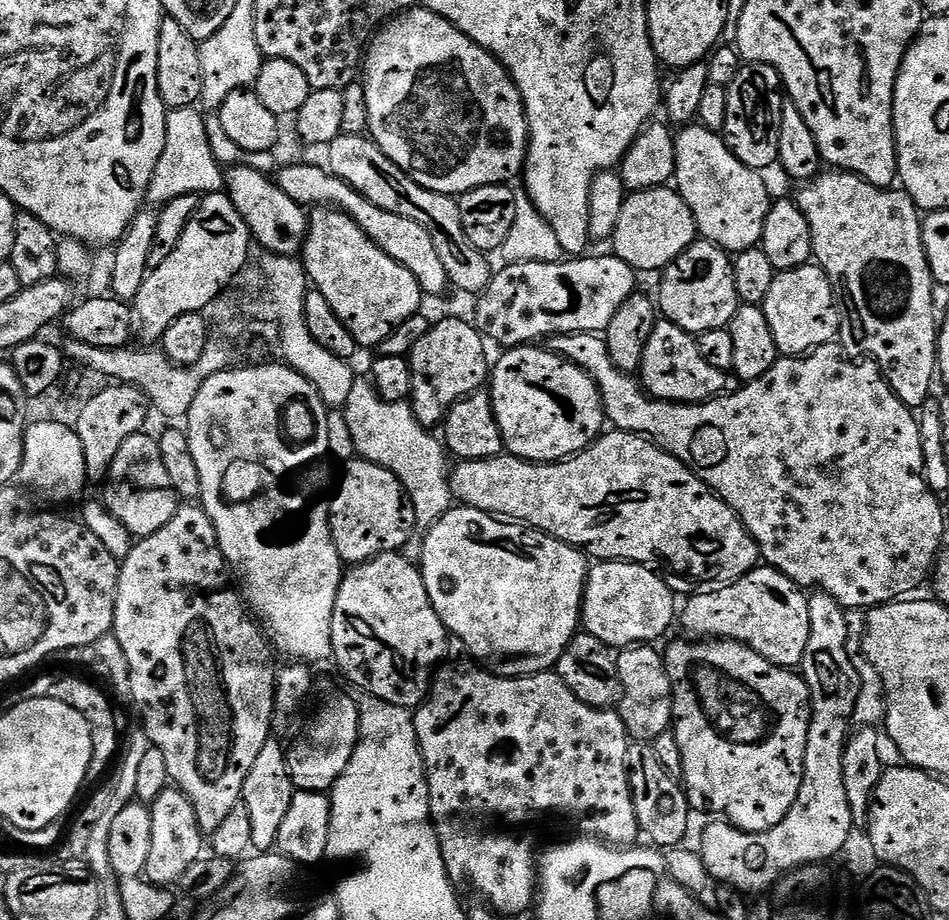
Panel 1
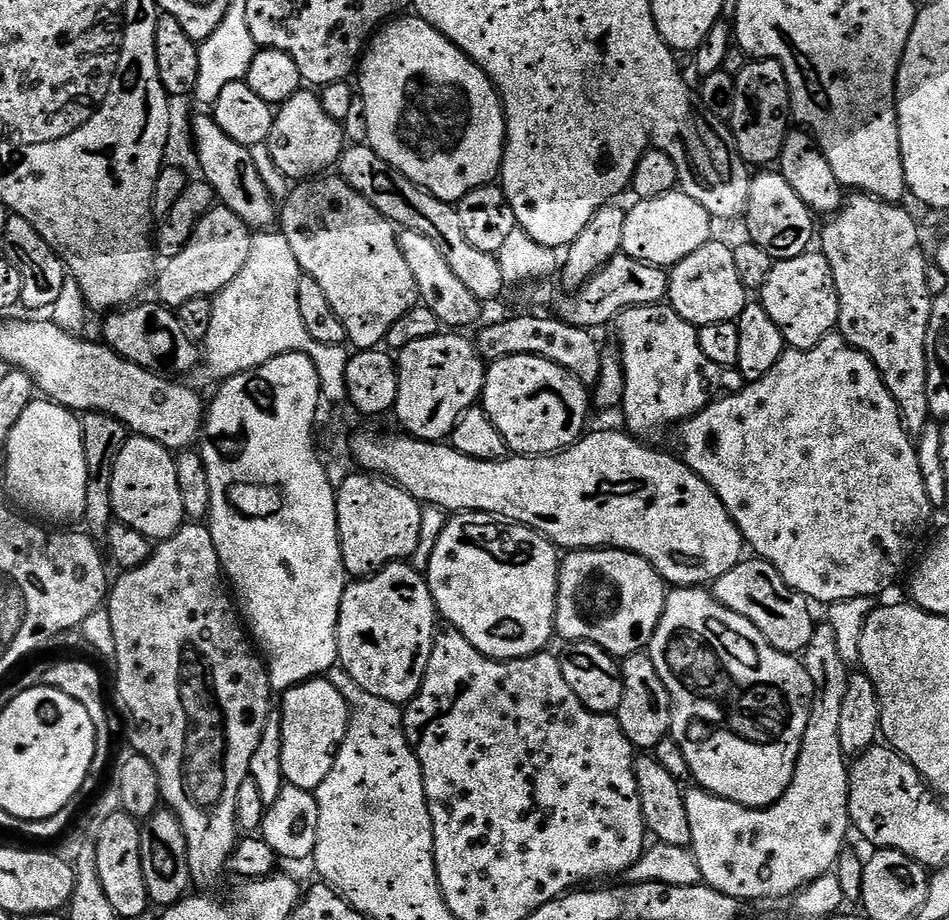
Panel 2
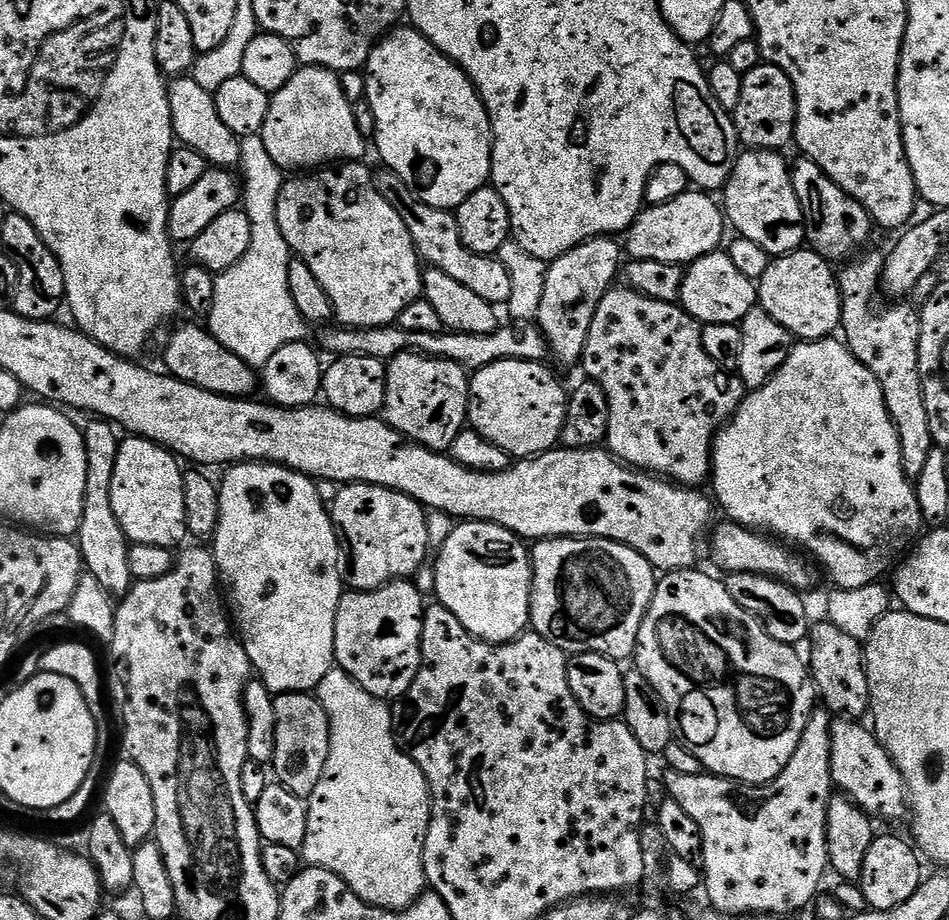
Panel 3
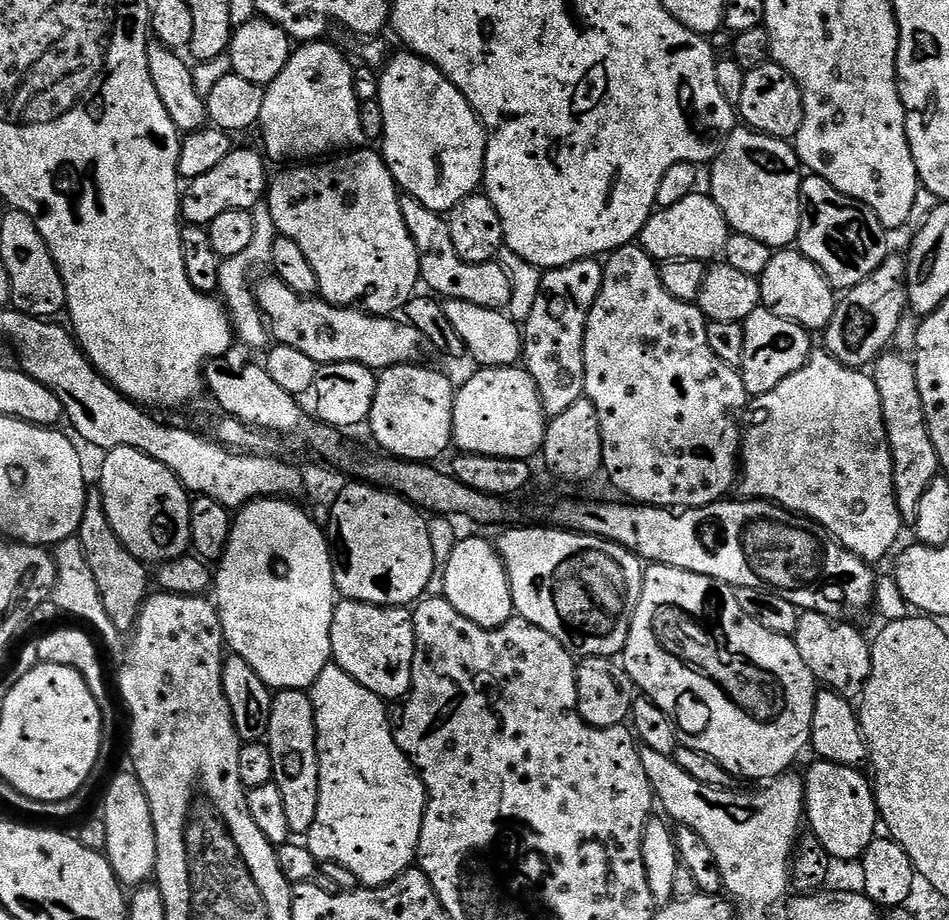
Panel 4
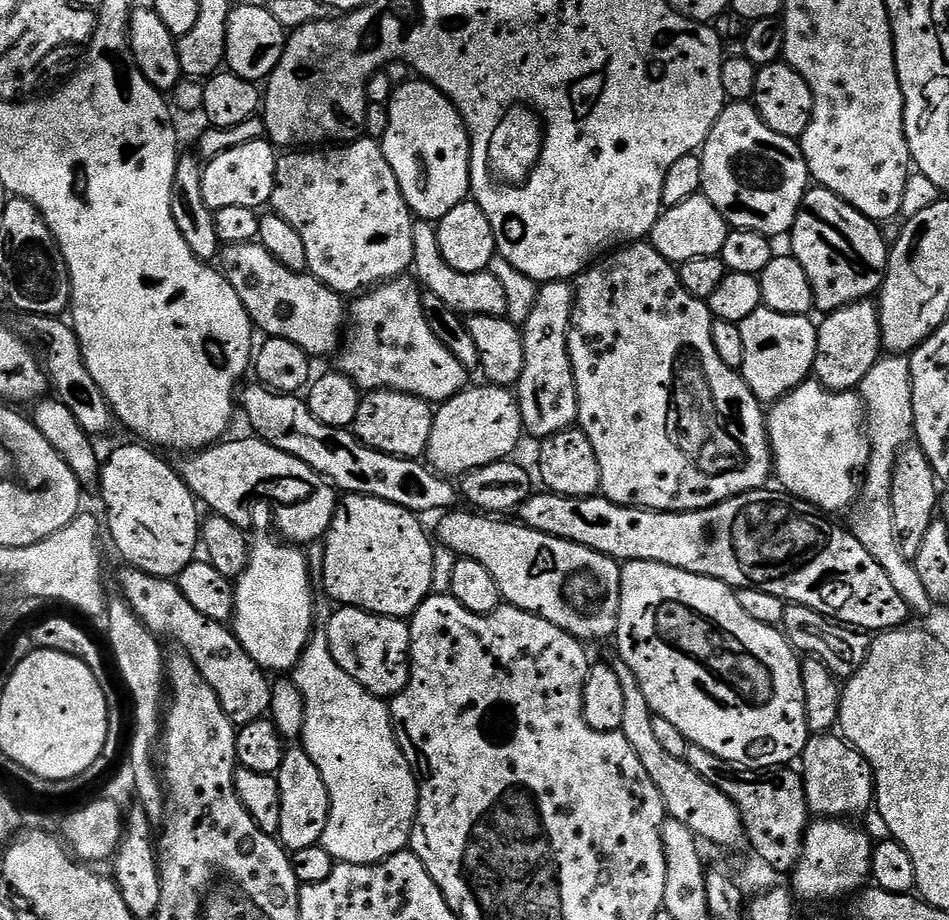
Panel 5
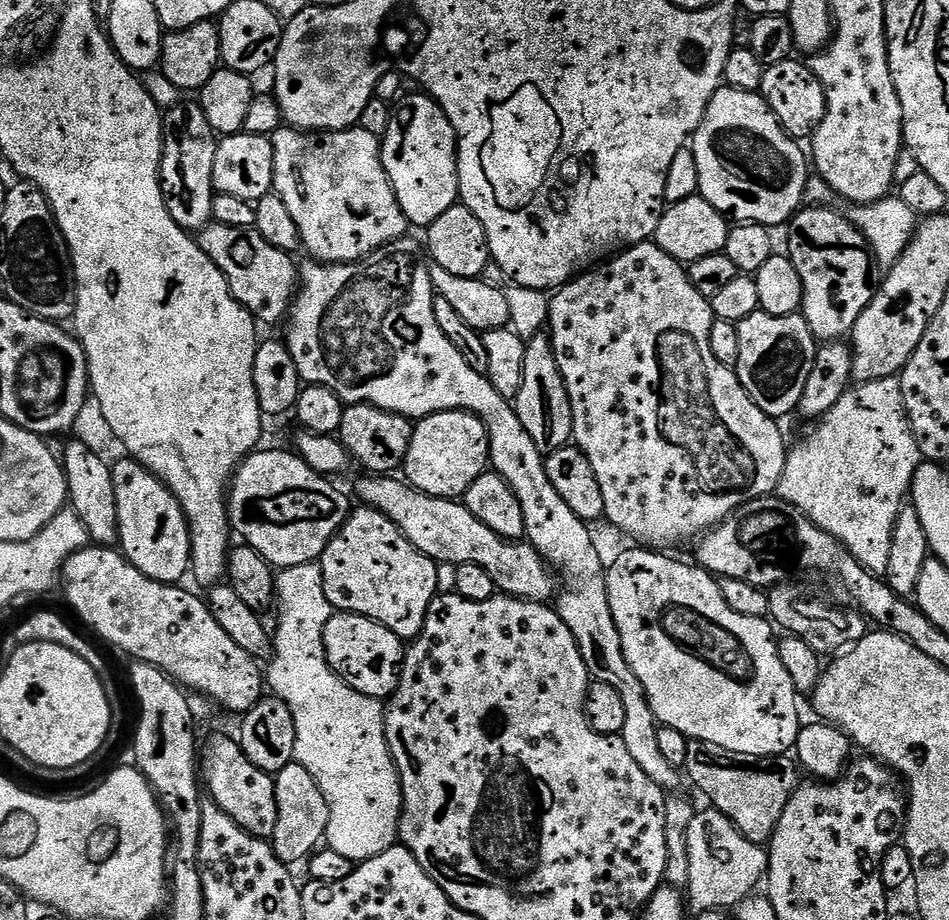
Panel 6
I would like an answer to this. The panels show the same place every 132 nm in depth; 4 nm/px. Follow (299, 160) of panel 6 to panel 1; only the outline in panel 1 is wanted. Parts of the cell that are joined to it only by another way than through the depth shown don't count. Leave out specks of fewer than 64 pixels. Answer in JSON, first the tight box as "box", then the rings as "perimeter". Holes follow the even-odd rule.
{"box":[302,206,422,349],"perimeter":[[[320,206],[309,215],[308,236],[304,239],[302,263],[304,271],[308,273],[311,287],[320,292],[322,298],[326,298],[326,302],[330,302],[334,314],[338,314],[338,318],[342,318],[346,330],[350,330],[350,334],[354,334],[357,345],[361,349],[375,349],[394,329],[402,326],[402,322],[406,322],[411,316],[415,316],[421,311],[422,293],[414,274],[410,274],[410,270],[406,270],[406,266],[394,262],[394,258],[390,258],[390,254],[383,252],[364,233],[362,226],[358,226],[358,222],[354,222],[354,218],[350,218],[338,208]]]}

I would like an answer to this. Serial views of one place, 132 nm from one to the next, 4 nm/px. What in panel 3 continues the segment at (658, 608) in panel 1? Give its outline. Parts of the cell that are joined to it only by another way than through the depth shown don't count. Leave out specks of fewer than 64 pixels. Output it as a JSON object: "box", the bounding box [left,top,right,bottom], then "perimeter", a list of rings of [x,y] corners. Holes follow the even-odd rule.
{"box":[530,538,657,662],"perimeter":[[[553,538],[531,545],[532,605],[530,628],[554,642],[565,654],[597,652],[617,662],[631,661],[636,651],[638,630],[656,593],[657,569],[638,550],[613,540],[599,538]]]}

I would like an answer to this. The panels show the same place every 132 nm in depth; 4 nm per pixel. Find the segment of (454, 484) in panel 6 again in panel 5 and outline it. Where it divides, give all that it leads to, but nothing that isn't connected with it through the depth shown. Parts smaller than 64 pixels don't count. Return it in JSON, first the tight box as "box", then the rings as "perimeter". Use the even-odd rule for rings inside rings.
{"box":[426,387,526,478],"perimeter":[[[465,387],[457,396],[443,401],[432,418],[426,460],[433,472],[445,478],[463,478],[467,472],[509,459],[520,439],[526,436],[520,402],[509,389],[472,387]]]}

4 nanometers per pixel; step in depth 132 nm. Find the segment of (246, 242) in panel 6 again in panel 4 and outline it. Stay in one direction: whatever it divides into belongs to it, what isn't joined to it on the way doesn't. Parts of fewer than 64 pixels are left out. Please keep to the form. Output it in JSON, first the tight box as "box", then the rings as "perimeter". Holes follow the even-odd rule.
{"box":[254,274,430,370],"perimeter":[[[267,274],[254,284],[256,304],[264,315],[271,339],[294,350],[302,350],[318,366],[354,362],[373,370],[393,368],[399,364],[418,364],[430,352],[424,335],[414,326],[392,316],[374,316],[355,306],[330,304],[323,298],[303,296],[274,274]]]}

